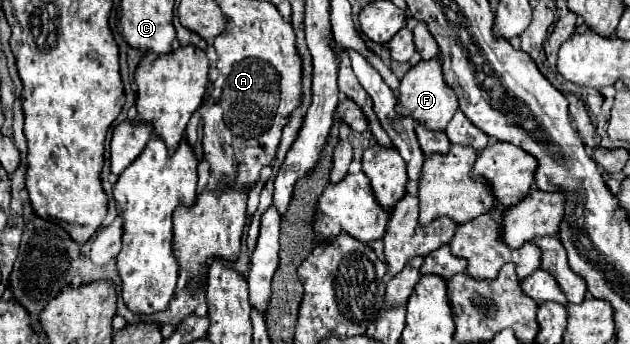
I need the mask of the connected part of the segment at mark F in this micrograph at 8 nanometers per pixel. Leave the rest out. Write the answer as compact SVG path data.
M429 59L429 61L419 61L413 69L407 71L407 75L401 79L401 87L399 87L399 97L397 97L397 107L395 111L401 117L411 117L417 123L425 125L431 131L445 131L449 119L455 115L455 111L459 109L457 103L457 95L453 93L453 89L449 89L443 81L443 71L441 71L441 63L439 59Z

